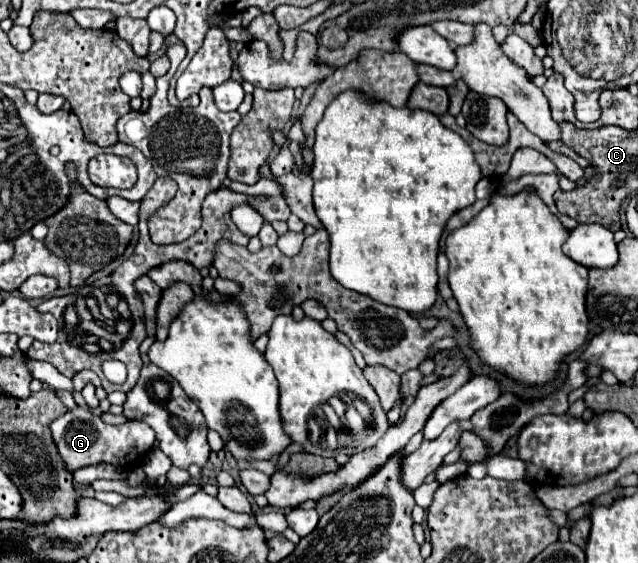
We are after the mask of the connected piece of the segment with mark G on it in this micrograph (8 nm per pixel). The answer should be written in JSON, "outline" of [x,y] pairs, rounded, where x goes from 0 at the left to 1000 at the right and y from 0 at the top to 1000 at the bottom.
{"outline":[[[118,723],[102,737],[96,737],[92,744],[86,744],[80,751],[80,769],[89,787],[92,808],[105,822],[108,837],[118,837],[133,826],[152,826],[152,822],[180,822],[199,833],[215,826],[221,812],[243,787],[243,769],[237,766],[237,758],[230,758],[230,751],[199,748],[193,755],[168,755],[158,748],[155,737],[130,723]]]}

